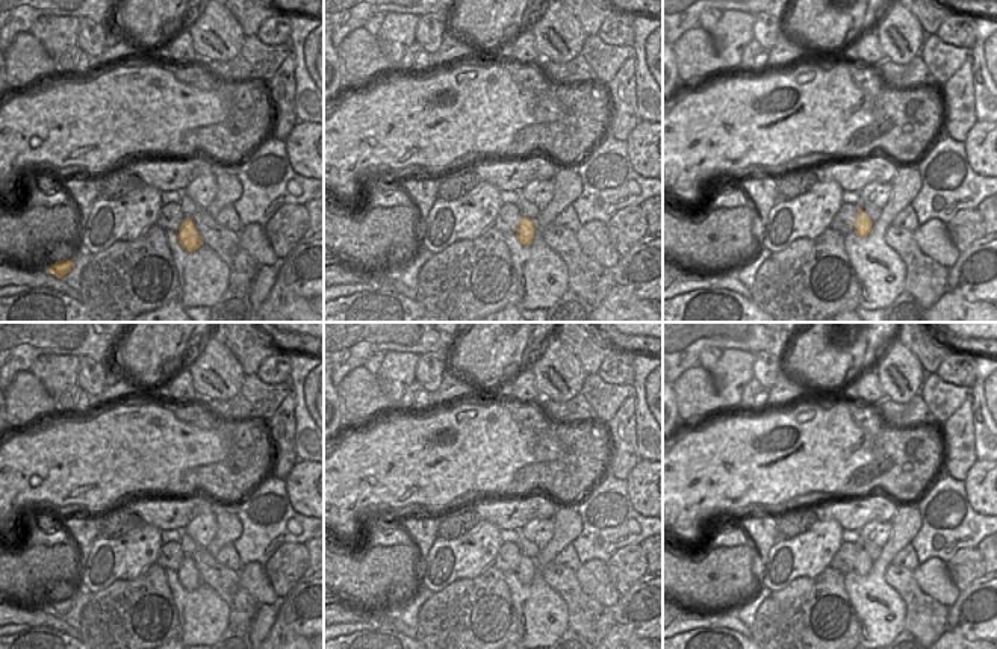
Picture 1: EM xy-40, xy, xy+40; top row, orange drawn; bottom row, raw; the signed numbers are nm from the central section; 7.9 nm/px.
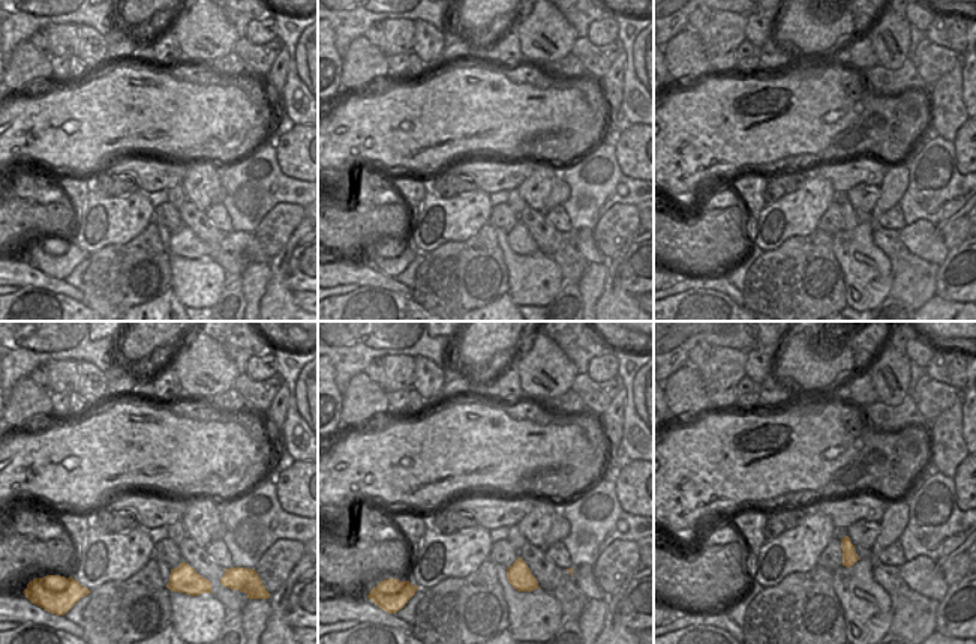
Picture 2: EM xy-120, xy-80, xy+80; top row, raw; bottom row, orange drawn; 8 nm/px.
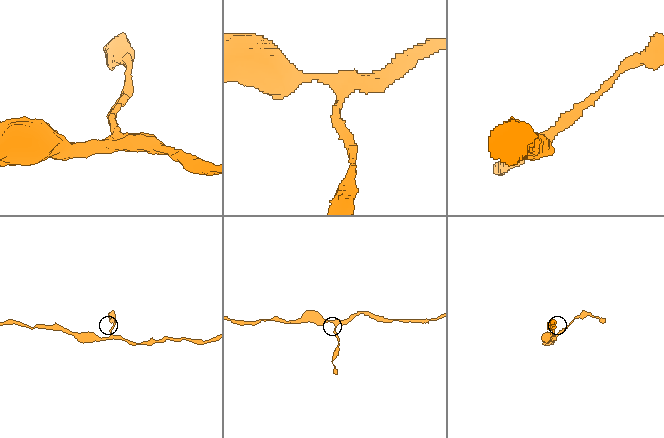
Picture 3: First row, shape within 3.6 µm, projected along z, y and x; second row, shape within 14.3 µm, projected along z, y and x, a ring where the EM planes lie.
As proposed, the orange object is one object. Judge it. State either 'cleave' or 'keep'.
keep

